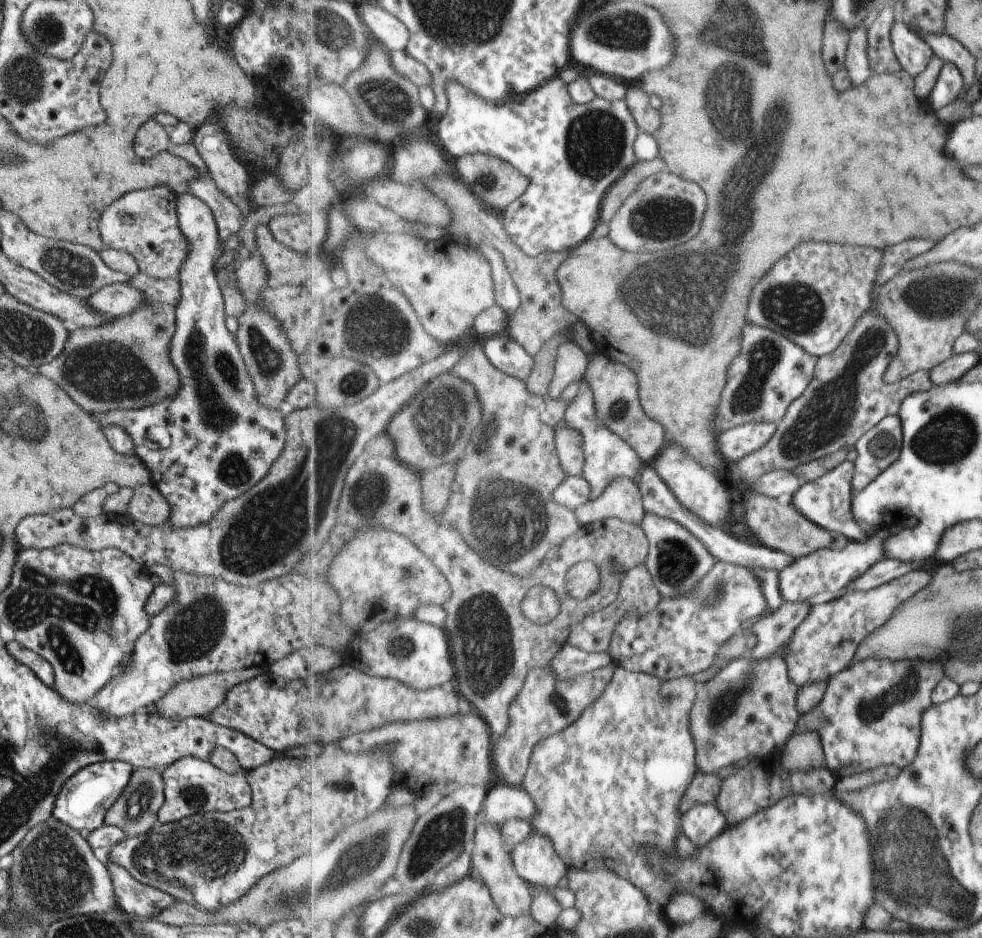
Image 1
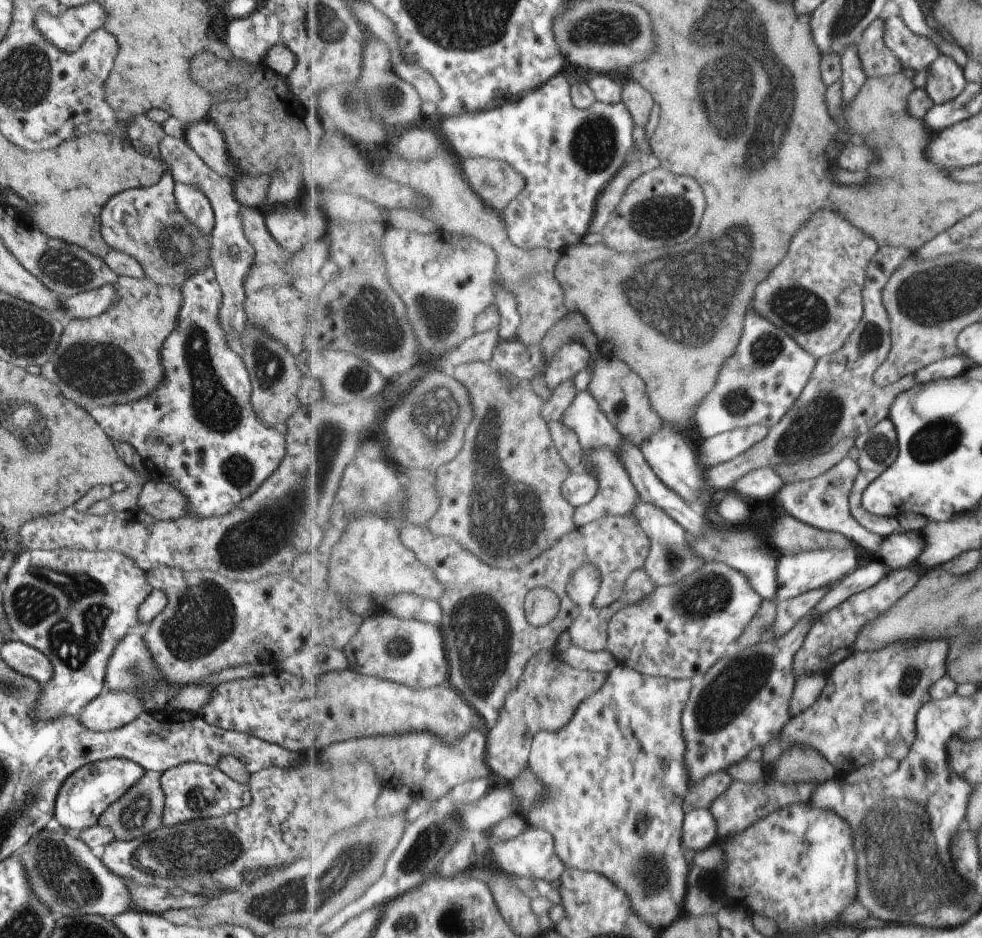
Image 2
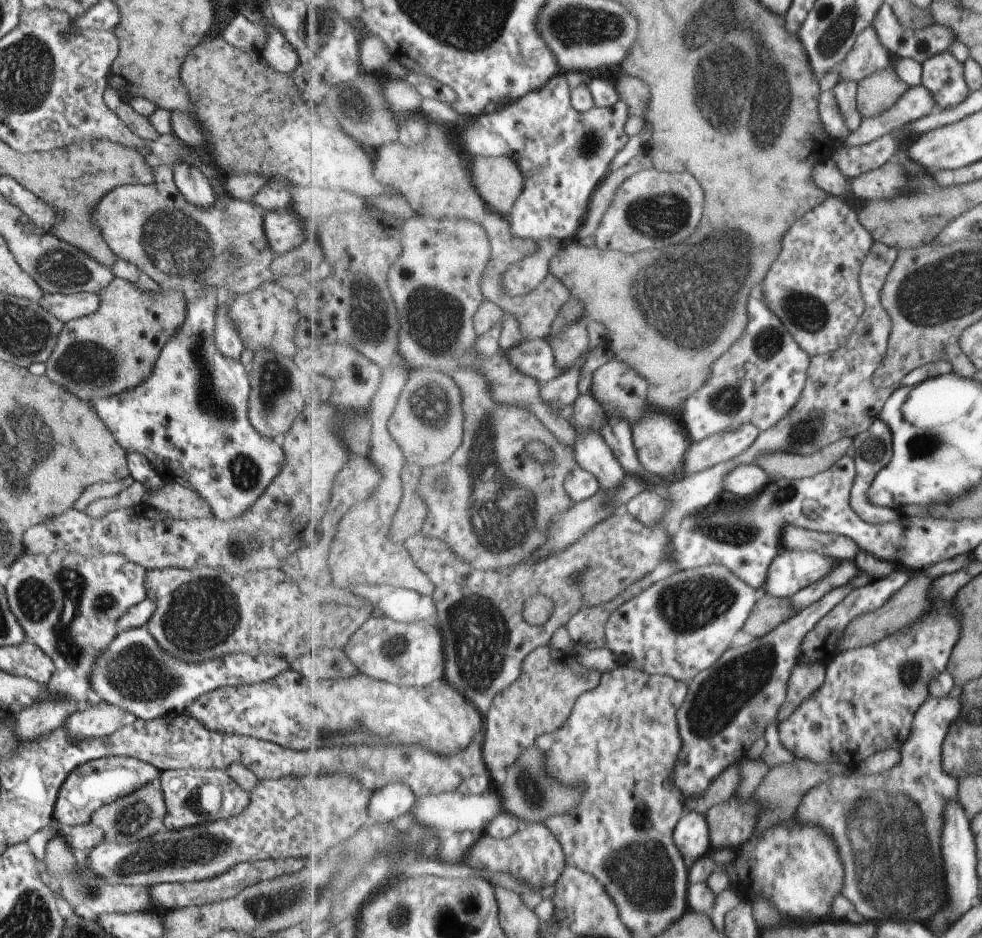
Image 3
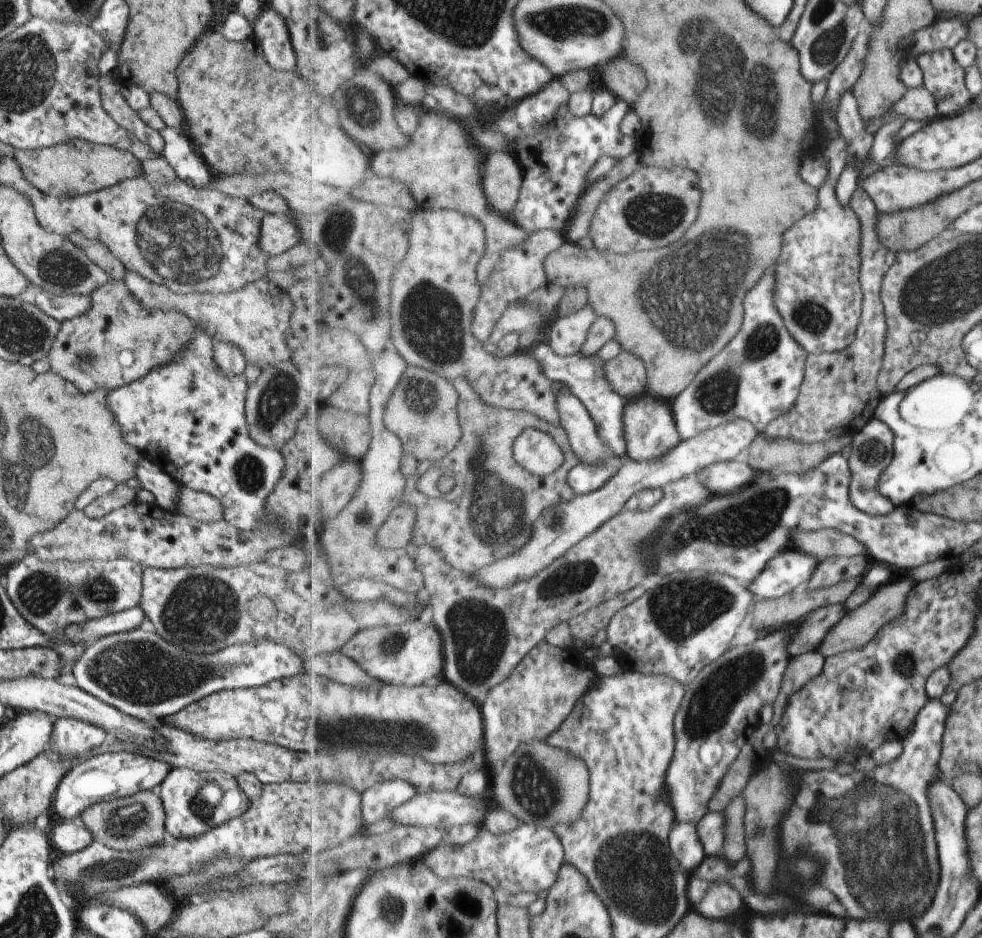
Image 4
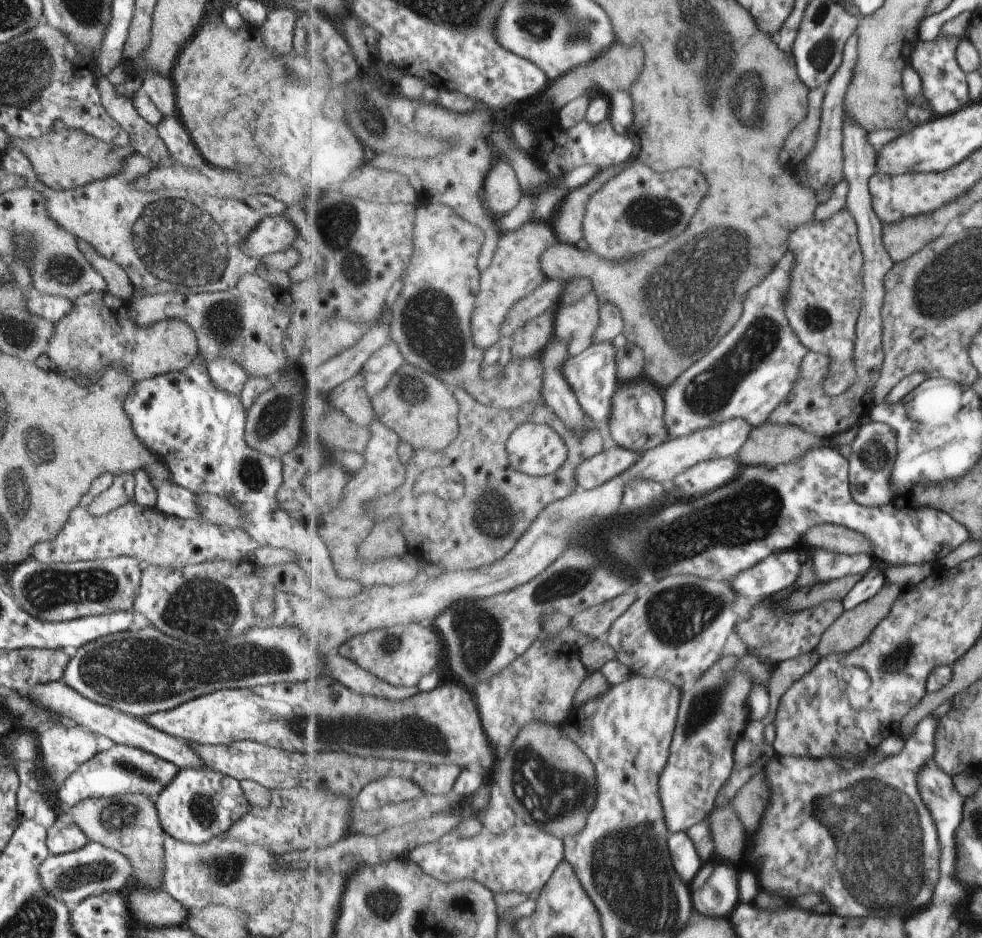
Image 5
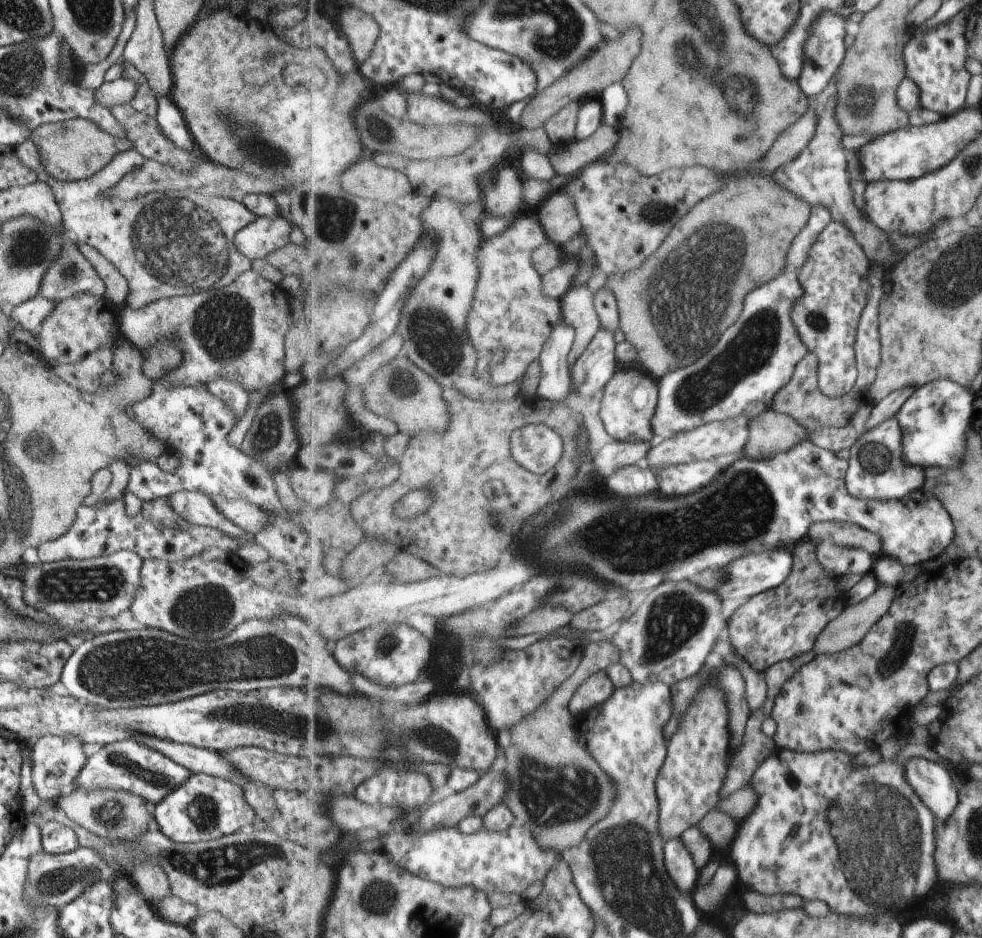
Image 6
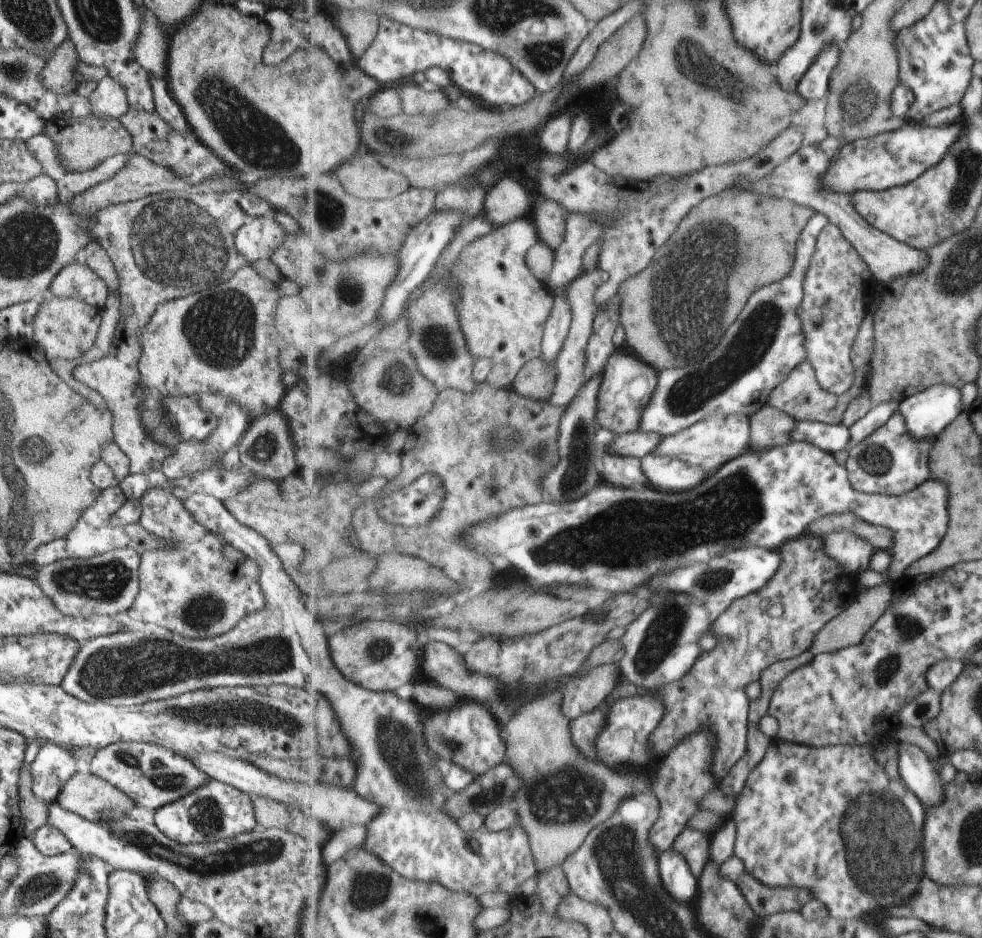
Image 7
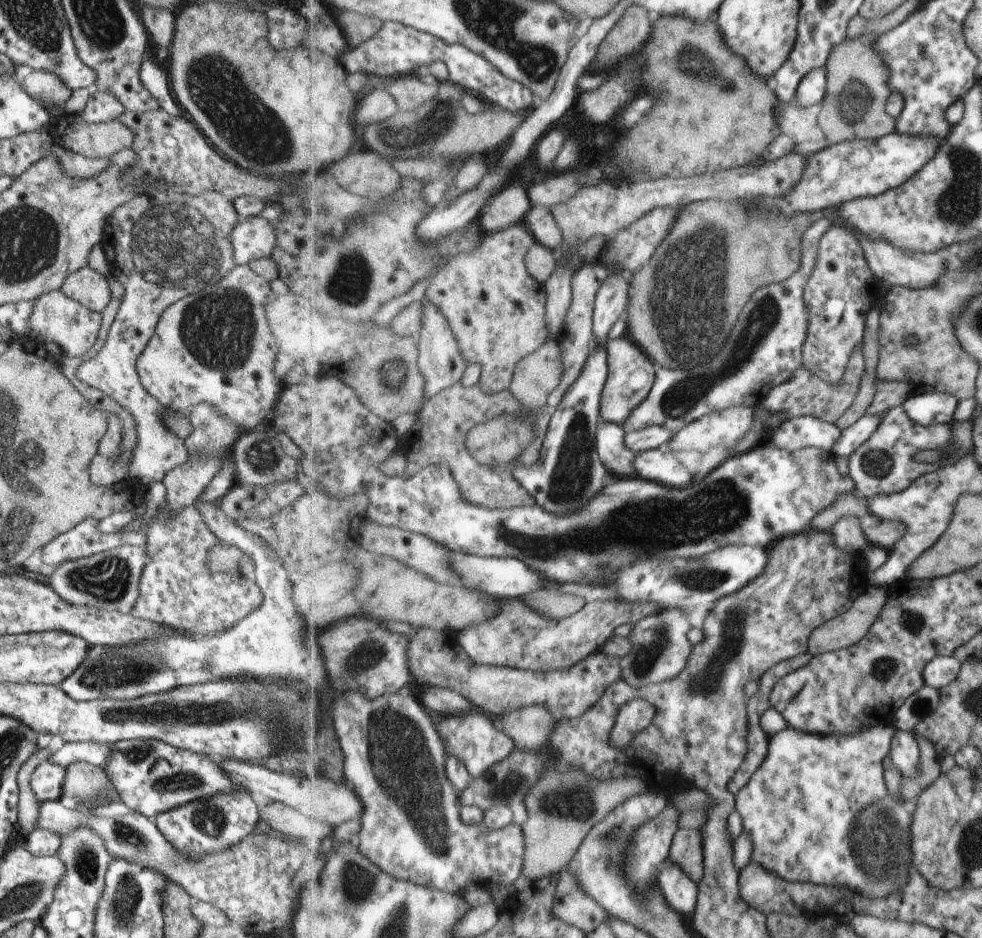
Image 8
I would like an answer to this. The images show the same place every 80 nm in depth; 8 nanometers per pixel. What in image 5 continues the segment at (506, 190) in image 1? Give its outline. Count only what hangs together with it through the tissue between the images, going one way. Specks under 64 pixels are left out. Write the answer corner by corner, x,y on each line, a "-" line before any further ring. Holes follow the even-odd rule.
498,159
486,178
484,190
487,209
497,218
517,208
523,194
513,166

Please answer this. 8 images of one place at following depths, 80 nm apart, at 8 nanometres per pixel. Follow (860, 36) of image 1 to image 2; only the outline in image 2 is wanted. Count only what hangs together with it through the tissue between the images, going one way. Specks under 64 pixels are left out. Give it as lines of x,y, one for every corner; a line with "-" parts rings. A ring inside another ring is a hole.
856,44
848,47
841,57
843,69
842,78
840,79
842,83
842,104
845,107
850,107
861,88
863,88
868,76
863,70

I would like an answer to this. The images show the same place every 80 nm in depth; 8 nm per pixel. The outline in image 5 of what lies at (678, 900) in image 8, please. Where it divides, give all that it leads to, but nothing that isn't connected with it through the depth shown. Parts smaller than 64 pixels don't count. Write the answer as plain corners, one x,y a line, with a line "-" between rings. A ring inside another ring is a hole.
679,831
670,835
668,847
673,858
674,869
680,879
691,882
697,876
699,868
705,864
697,852
694,841
686,832

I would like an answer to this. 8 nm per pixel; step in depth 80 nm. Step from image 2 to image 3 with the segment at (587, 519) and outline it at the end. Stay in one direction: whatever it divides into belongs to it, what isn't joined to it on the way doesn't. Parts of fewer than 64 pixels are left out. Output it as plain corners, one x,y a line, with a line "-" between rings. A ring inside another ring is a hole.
577,427
573,428
577,432
574,453
579,466
598,476
601,491
614,491
615,487
622,487
627,474
604,436
597,431
589,431
584,435

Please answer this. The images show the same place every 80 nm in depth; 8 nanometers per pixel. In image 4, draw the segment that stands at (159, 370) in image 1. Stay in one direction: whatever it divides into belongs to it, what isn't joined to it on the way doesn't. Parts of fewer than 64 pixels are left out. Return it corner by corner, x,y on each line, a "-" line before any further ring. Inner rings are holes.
123,282
105,283
88,294
90,305
85,312
60,323
47,360
50,371
74,384
82,393
95,389
111,392
121,385
140,379
151,369
165,365
176,348
187,347
194,337
193,322
177,311
146,311
129,294

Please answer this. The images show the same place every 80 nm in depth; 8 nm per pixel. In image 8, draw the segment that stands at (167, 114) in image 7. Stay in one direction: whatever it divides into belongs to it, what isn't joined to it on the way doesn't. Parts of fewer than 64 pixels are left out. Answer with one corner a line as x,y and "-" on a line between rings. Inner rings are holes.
145,53
138,65
138,75
141,84
156,98
158,108
171,116
181,115
183,112
172,96
168,84
168,75
159,68
150,53

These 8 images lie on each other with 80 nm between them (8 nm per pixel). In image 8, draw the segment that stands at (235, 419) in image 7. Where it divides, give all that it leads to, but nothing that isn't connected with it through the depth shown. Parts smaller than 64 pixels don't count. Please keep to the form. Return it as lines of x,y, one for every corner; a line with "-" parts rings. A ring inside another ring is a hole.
204,403
191,408
187,418
190,420
192,431
183,439
183,446
187,453
186,460
183,464
172,468
162,478
161,482
166,491
164,503
157,507
152,516
155,521
168,521
183,508
195,504
195,500
216,474
223,452
229,452
233,442
239,436
239,430
232,423
223,421
217,410

